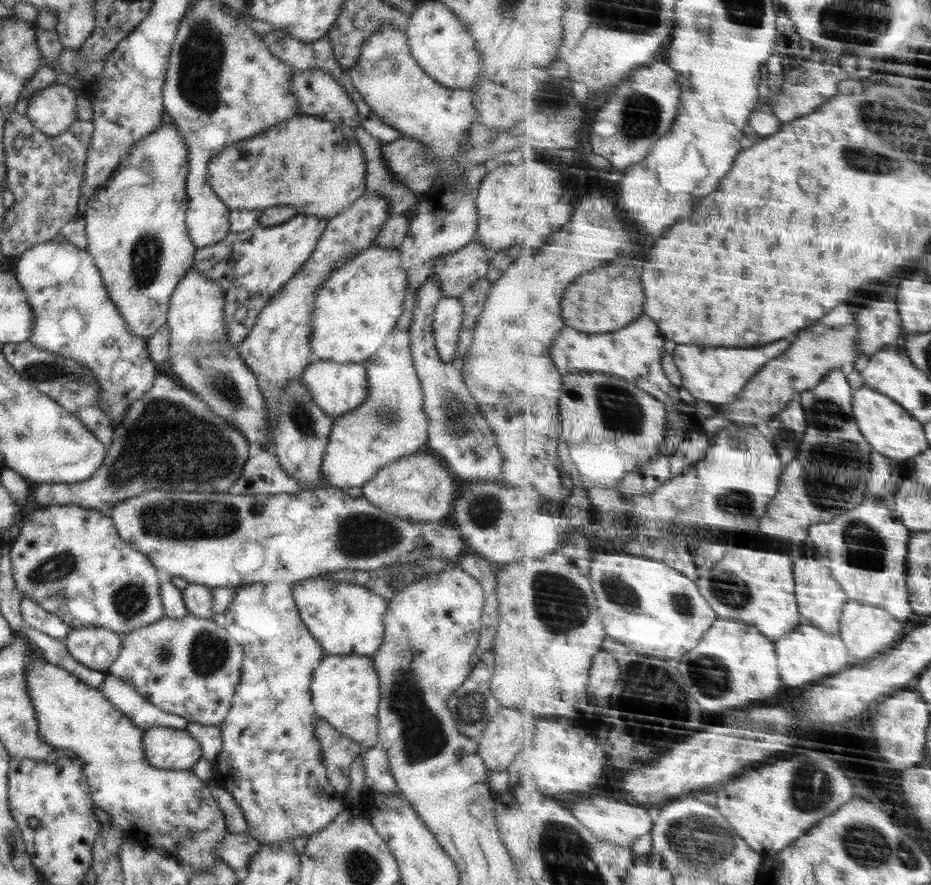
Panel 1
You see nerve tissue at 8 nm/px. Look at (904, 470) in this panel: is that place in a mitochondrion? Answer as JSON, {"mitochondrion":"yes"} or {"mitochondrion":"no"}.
{"mitochondrion":"no"}

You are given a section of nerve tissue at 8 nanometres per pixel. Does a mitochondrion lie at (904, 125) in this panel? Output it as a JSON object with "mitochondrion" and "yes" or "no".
{"mitochondrion":"yes"}

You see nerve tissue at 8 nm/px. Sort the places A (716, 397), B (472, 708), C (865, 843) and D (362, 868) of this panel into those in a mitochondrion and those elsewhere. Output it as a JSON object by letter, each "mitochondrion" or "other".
{"A":"other","B":"mitochondrion","C":"mitochondrion","D":"mitochondrion"}

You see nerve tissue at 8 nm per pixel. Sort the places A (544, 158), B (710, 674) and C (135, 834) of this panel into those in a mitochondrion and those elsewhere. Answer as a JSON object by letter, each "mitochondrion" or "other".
{"A":"other","B":"mitochondrion","C":"other"}

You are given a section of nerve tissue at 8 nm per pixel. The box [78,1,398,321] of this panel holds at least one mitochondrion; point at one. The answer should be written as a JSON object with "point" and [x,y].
{"point":[201,57]}

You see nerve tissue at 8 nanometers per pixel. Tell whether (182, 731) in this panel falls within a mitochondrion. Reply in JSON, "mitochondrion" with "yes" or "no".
{"mitochondrion":"no"}

